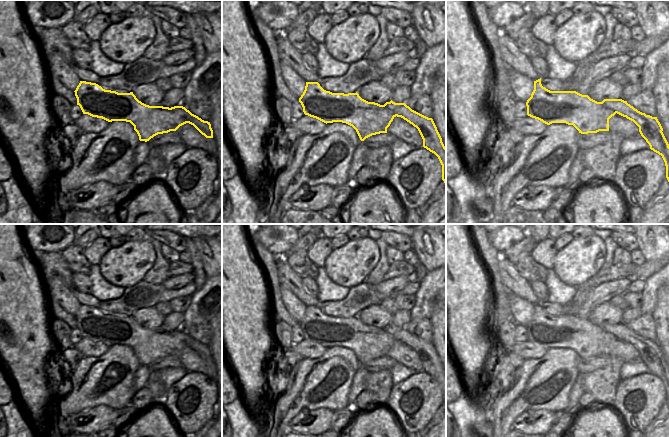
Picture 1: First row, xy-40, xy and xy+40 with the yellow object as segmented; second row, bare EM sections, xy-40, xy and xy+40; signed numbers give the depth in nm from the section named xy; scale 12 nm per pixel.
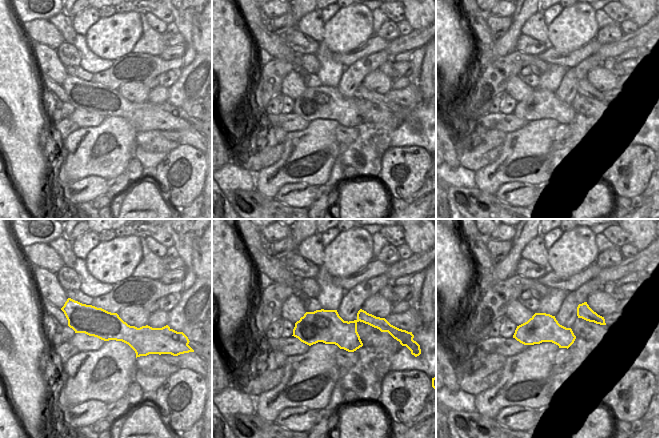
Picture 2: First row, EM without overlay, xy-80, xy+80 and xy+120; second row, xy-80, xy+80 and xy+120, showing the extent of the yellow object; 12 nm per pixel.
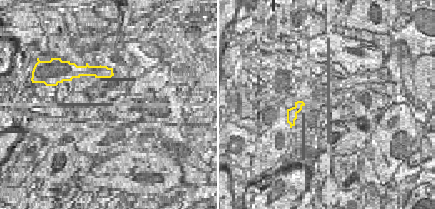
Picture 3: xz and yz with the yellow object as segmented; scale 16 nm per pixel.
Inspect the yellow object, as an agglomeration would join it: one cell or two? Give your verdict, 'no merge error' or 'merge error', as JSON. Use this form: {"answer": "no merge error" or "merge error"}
{"answer": "merge error"}

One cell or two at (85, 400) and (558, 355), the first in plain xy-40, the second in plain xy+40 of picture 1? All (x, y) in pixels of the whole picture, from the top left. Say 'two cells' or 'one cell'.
one cell

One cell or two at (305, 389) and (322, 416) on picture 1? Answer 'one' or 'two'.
two

